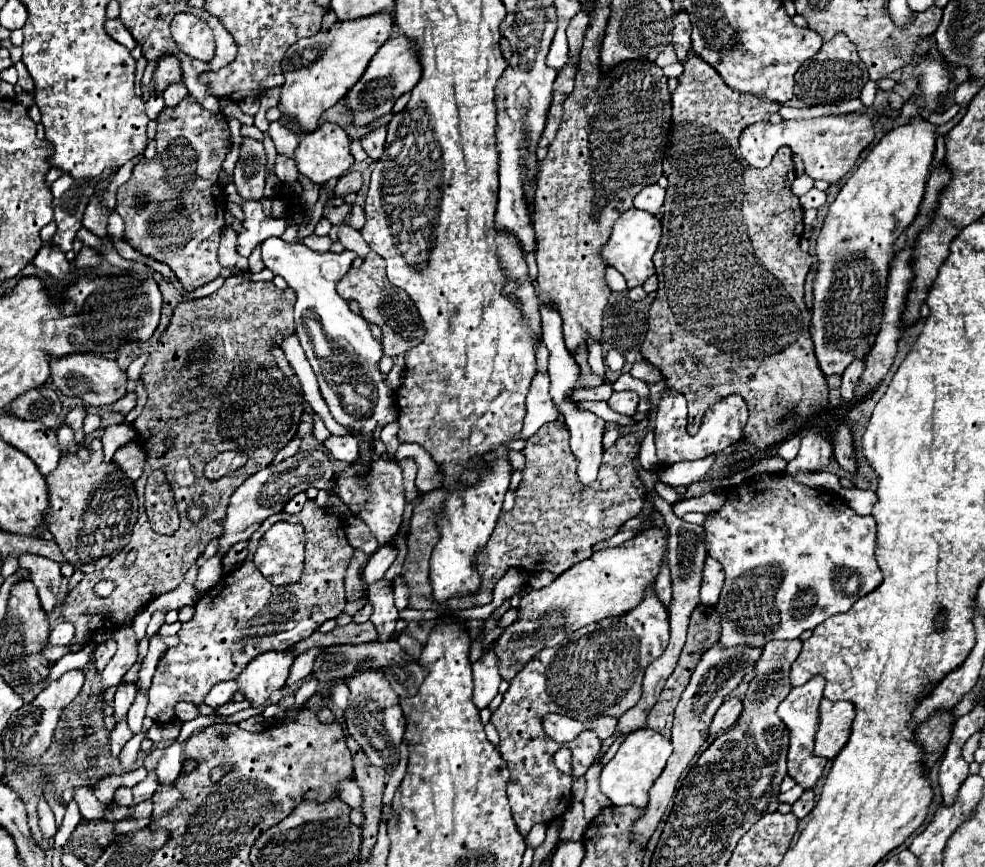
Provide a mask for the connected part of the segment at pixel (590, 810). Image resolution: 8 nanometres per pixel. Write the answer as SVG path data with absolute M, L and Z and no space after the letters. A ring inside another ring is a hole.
M596 760L595 764L587 770L585 778L587 778L587 792L583 798L583 806L585 806L585 816L591 822L603 808L607 808L611 802L605 798L605 794L599 788L599 774L601 774L601 760Z

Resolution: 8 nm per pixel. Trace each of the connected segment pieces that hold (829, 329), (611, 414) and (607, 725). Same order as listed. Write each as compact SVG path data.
M915 116L911 124L899 126L883 136L883 140L867 154L863 164L845 182L835 202L829 206L825 224L817 236L817 276L813 282L813 318L811 336L819 368L825 376L841 376L853 358L865 360L877 330L881 328L881 302L885 302L885 282L889 278L889 262L893 262L895 240L907 230L917 216L921 198L925 194L927 176L935 152L935 126L921 116Z
M581 401L578 403L581 408L589 410L605 420L605 422L616 422L620 426L633 425L636 421L630 416L624 416L611 410L605 401Z
M599 718L599 720L595 720L593 724L589 722L587 726L589 726L591 730L595 730L595 734L597 734L601 740L607 740L609 736L613 736L615 726L617 726L617 720L615 720L615 718Z

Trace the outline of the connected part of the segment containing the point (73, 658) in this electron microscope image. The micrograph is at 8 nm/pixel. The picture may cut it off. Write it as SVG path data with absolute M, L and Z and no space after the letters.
M93 642L93 646L89 650L79 650L79 652L73 652L73 654L67 654L63 656L59 662L55 662L51 674L49 674L49 682L51 680L57 680L65 670L71 670L71 668L85 668L89 664L89 660L93 658L93 652L99 644Z

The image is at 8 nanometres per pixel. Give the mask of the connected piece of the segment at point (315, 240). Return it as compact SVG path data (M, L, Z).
M313 234L313 236L305 238L303 244L309 246L309 248L313 248L313 250L317 250L317 252L327 252L333 242L331 242L329 236L315 236L315 234Z

